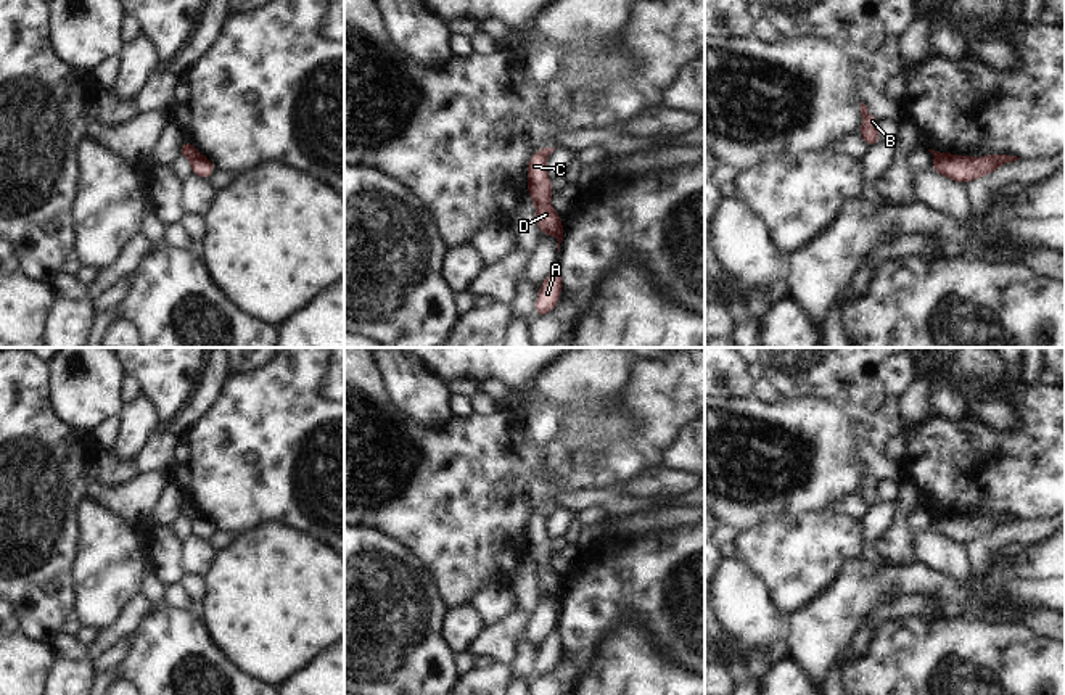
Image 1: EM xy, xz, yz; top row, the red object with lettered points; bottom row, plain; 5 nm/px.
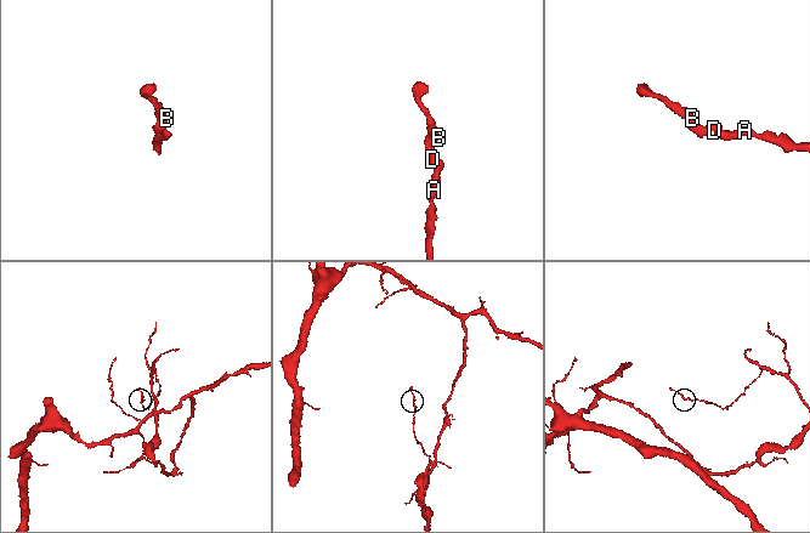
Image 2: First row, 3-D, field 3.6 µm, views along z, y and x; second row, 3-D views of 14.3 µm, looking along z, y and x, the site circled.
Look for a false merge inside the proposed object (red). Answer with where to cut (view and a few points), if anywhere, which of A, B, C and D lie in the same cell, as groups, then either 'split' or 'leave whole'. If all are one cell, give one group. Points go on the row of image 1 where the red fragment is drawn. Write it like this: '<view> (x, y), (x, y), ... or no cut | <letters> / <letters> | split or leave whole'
xy (198, 153), (192, 160) | A / B C D | split

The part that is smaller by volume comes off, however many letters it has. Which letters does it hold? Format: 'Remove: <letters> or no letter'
Remove: B, C, D

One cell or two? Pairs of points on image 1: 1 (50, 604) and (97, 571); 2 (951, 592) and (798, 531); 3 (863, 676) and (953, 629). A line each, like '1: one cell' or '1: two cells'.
1: two cells
2: two cells
3: one cell

